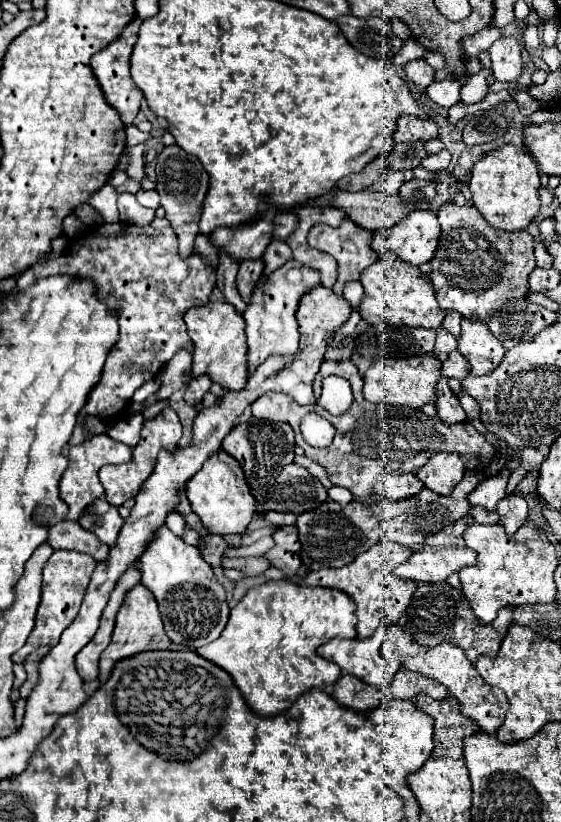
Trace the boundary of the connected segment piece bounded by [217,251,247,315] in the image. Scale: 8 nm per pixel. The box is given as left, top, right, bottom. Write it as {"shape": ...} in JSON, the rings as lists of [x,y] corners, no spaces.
{"shape":[[[221,251],[219,267],[217,267],[217,287],[219,287],[219,291],[223,291],[225,301],[229,301],[239,311],[239,315],[243,315],[247,305],[245,305],[245,301],[241,301],[241,295],[237,293],[237,285],[235,285],[237,269],[239,269],[239,263]]]}

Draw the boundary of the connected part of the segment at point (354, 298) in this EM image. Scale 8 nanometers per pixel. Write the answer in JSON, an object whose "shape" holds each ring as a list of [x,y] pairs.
{"shape":[[[349,281],[349,283],[343,287],[343,297],[345,297],[353,307],[359,307],[361,297],[363,297],[363,285],[361,285],[359,281]]]}

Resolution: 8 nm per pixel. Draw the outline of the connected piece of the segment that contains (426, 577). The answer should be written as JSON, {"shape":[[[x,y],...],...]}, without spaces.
{"shape":[[[421,547],[405,565],[393,569],[395,577],[415,583],[443,583],[449,575],[473,565],[477,555],[465,547]]]}

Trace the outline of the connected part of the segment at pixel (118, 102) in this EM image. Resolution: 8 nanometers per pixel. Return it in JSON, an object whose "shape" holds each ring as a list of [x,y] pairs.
{"shape":[[[139,17],[133,19],[133,21],[125,27],[125,33],[121,35],[121,39],[113,41],[113,45],[109,45],[109,47],[105,47],[101,53],[93,55],[93,57],[91,57],[91,63],[89,63],[89,67],[91,67],[91,71],[93,71],[93,75],[95,75],[95,79],[97,79],[97,83],[99,83],[99,87],[101,87],[101,91],[103,91],[103,95],[105,95],[105,101],[119,113],[119,117],[121,117],[121,121],[123,121],[125,125],[131,125],[131,123],[133,123],[135,115],[139,113],[139,103],[141,103],[141,99],[143,99],[143,91],[133,83],[133,79],[131,79],[131,75],[129,75],[129,57],[131,57],[133,45],[137,43],[141,23],[143,23],[143,21],[141,21]]]}

